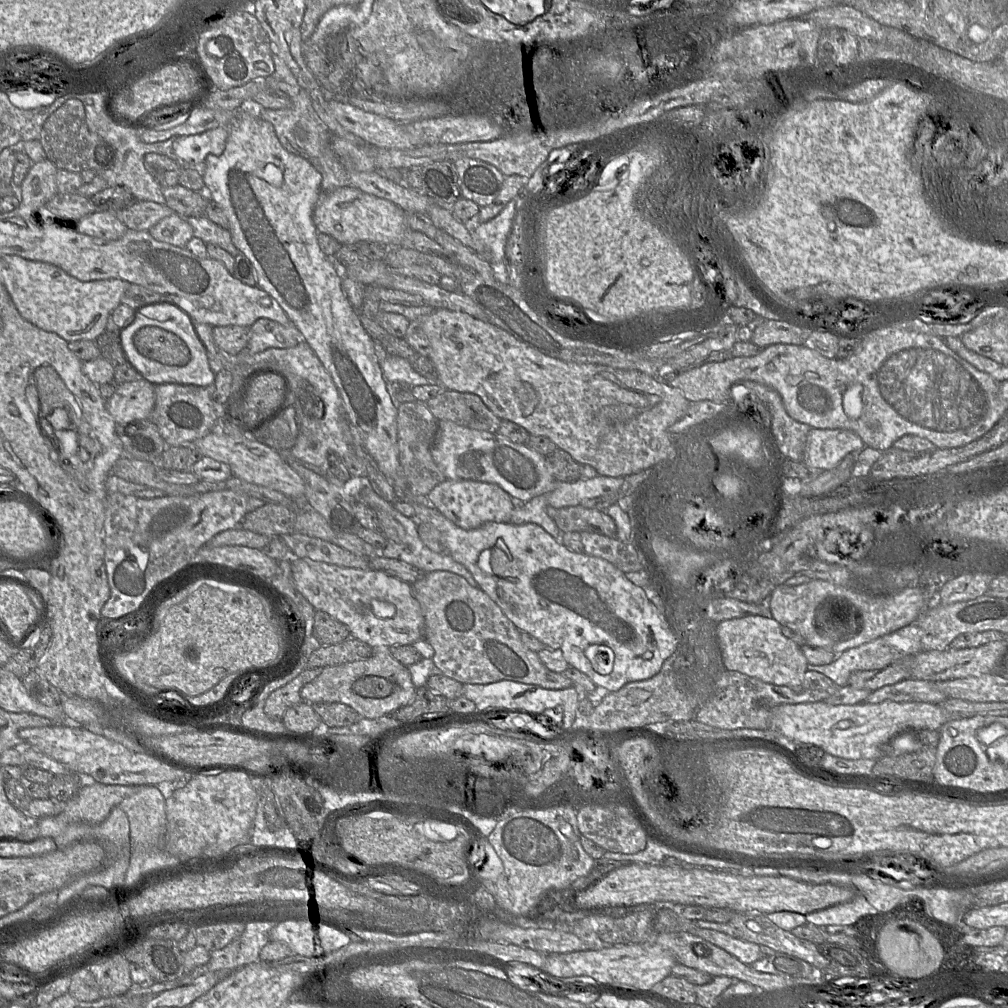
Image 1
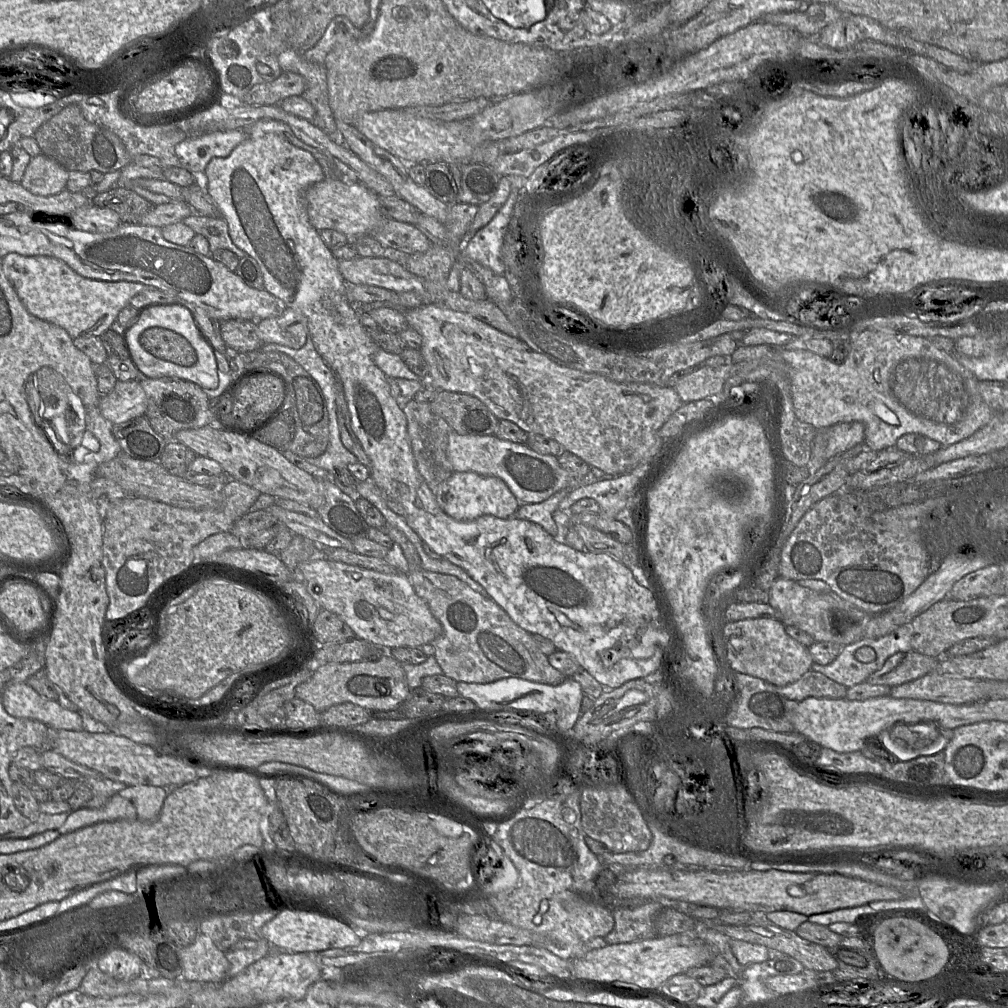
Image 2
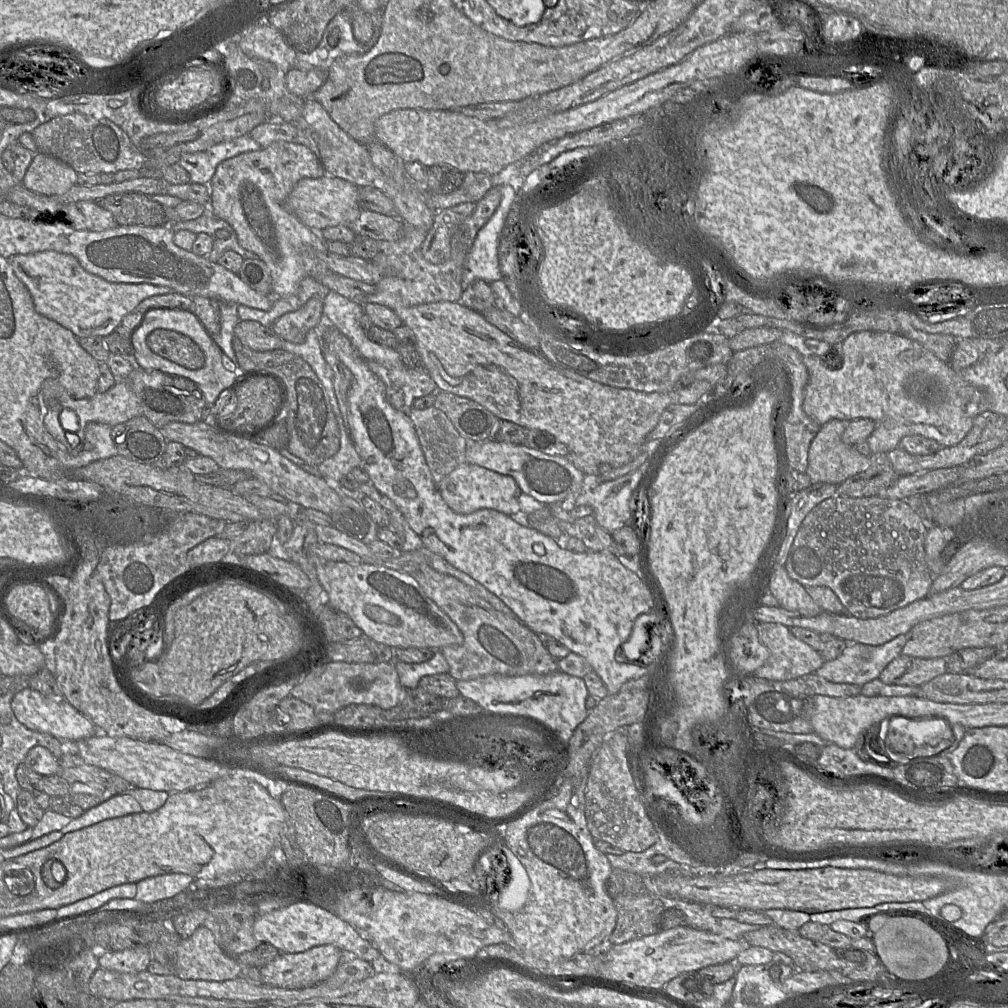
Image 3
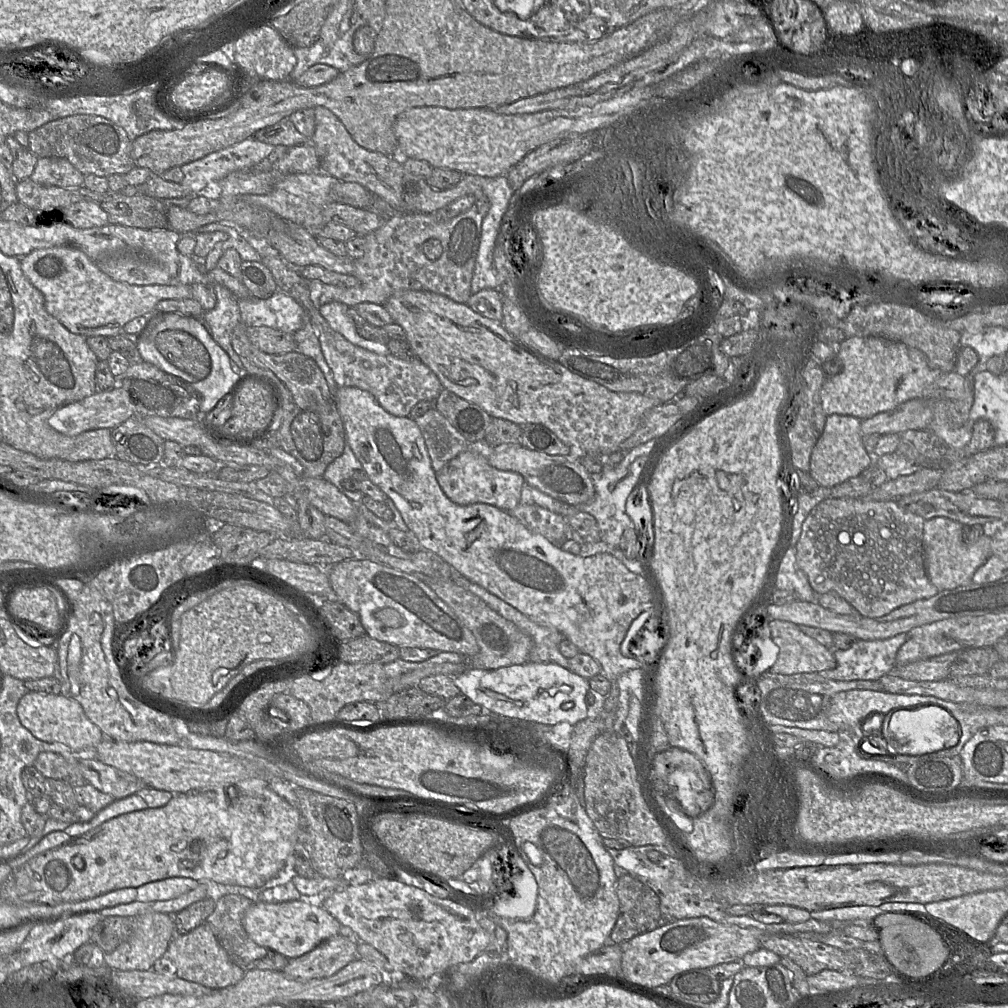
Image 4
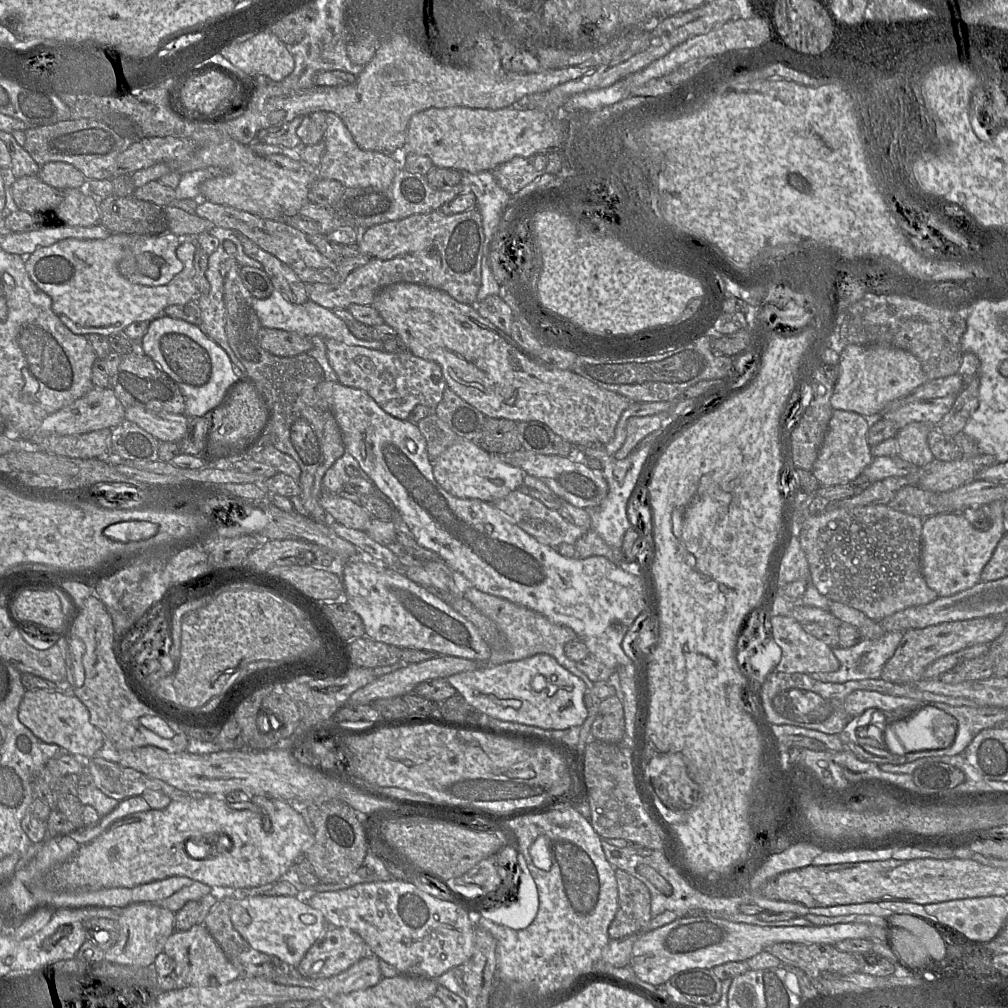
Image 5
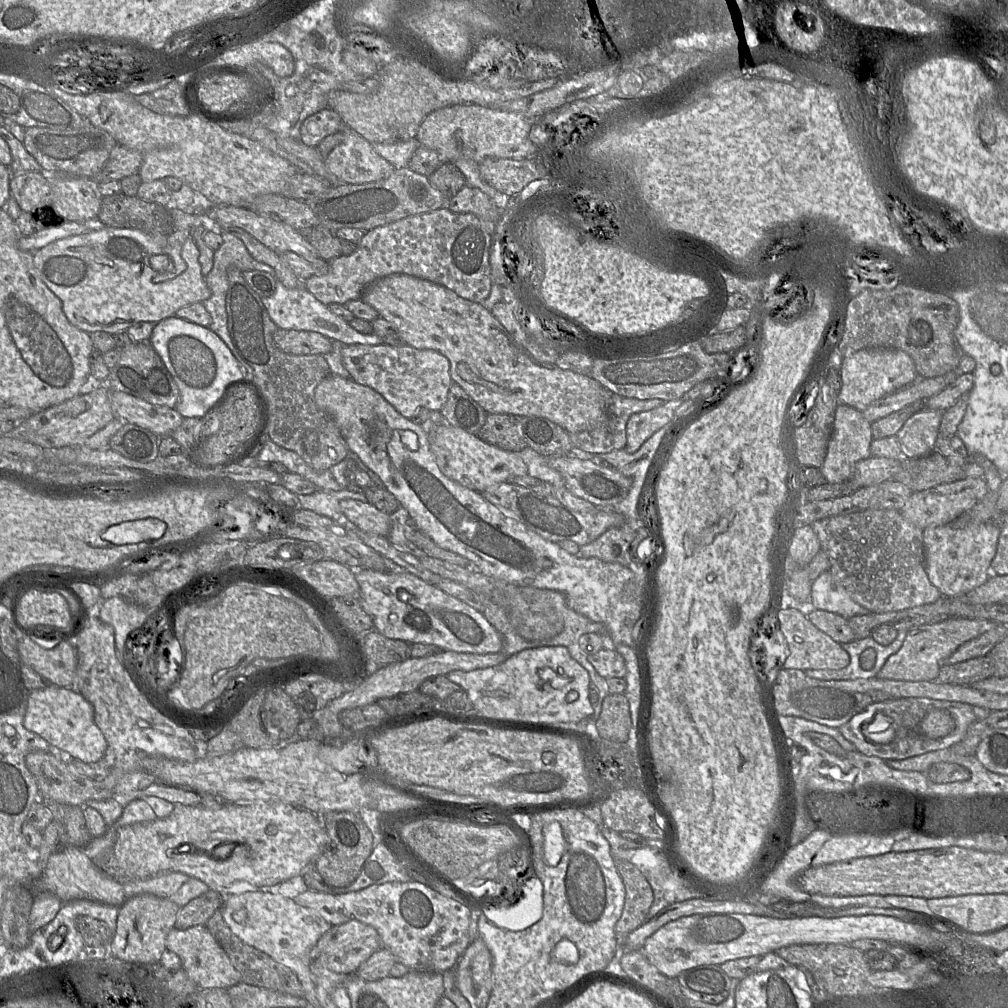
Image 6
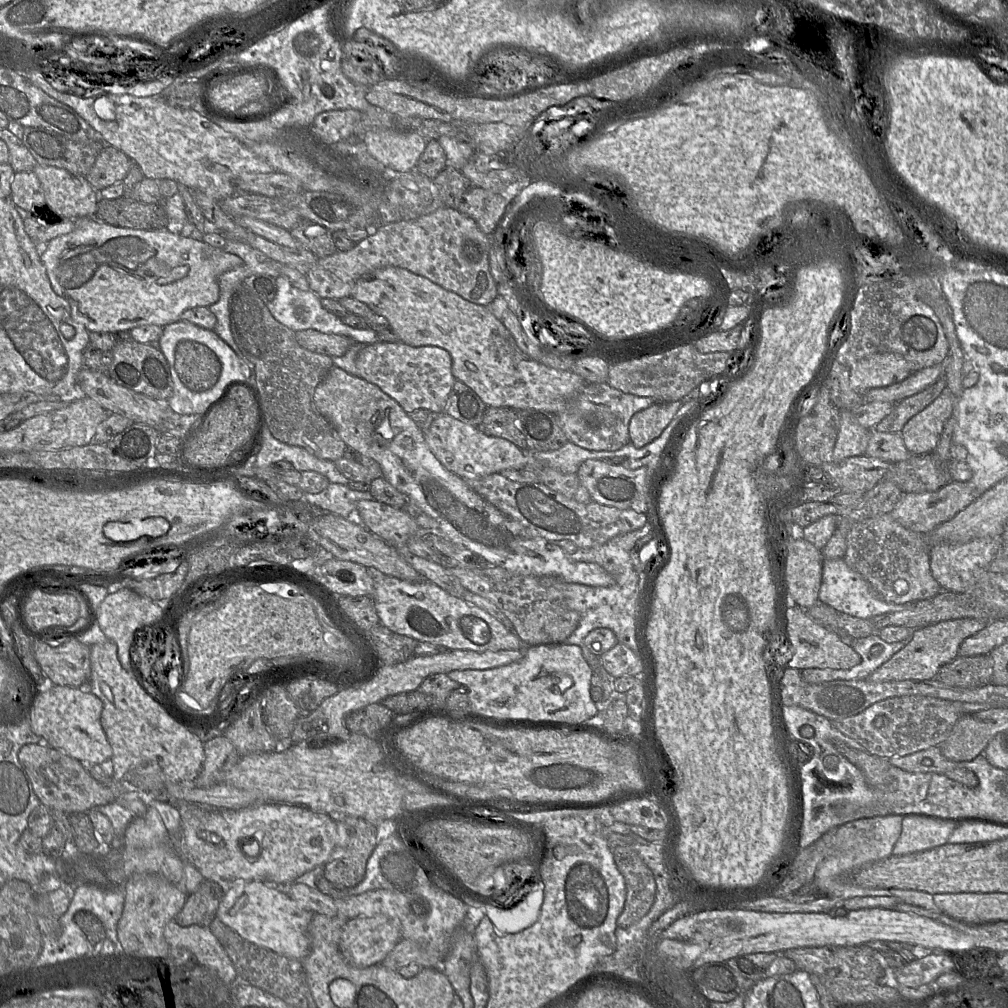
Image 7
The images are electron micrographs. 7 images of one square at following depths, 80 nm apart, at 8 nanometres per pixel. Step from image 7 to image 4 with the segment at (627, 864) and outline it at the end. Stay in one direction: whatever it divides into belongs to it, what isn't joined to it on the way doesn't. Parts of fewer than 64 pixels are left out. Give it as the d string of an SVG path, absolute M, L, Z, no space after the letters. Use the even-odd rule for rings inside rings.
M626 874L618 878L616 893L620 909L610 934L613 943L621 944L660 926L660 899L651 888Z

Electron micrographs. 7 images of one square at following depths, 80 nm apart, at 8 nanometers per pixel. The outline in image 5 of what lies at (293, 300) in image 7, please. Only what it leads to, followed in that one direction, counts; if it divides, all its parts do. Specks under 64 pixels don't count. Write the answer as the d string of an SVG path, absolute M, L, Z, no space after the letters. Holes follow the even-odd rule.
M274 289L273 293L268 298L258 299L253 297L252 305L262 327L277 328L307 337L319 336L322 339L331 338L347 345L362 346L369 349L384 351L383 341L368 341L357 338L351 332L347 324L336 316L332 310L318 305L310 299L303 304L291 303L280 291Z

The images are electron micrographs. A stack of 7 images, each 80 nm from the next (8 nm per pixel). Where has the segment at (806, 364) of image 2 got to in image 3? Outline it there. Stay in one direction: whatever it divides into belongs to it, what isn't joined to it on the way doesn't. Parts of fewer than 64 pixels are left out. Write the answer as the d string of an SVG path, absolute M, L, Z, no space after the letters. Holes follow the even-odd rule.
M860 331L850 335L841 343L843 364L840 368L830 368L823 356L804 355L803 362L809 373L809 382L805 387L805 397L803 401L804 412L815 420L819 425L824 425L833 419L852 421L856 419L870 419L874 422L874 431L868 437L867 442L872 454L888 453L897 448L901 440L910 435L921 435L938 442L942 447L954 446L960 443L973 426L974 419L964 410L963 400L960 397L960 388L969 384L964 381L958 373L950 366L949 362L944 362L937 358L930 350L923 347L918 342L911 340L902 334L895 334L883 331Z

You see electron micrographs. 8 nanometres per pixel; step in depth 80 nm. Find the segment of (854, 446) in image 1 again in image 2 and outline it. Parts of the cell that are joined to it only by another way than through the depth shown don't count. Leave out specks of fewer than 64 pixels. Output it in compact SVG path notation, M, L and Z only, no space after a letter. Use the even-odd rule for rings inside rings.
M859 421L843 422L828 428L826 460L864 442L865 426Z

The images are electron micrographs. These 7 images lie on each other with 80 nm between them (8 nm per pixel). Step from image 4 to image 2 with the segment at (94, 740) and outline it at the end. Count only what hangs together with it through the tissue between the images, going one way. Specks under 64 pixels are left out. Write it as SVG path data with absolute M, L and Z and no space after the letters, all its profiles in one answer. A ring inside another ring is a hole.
M26 682L6 686L1 696L4 709L11 716L38 720L55 730L84 729L79 711L69 710L57 701L41 696Z

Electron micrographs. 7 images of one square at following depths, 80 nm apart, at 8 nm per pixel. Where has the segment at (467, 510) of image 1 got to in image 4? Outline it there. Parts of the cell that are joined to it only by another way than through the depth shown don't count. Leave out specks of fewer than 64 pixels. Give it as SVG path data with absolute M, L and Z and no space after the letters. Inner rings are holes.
M484 439L470 444L469 449L450 460L439 472L435 472L437 482L444 494L455 504L462 506L485 503L504 511L511 511L516 508L520 503L522 488L525 485L523 476L516 472L502 471L491 466L487 458L487 449L494 447L487 446Z

